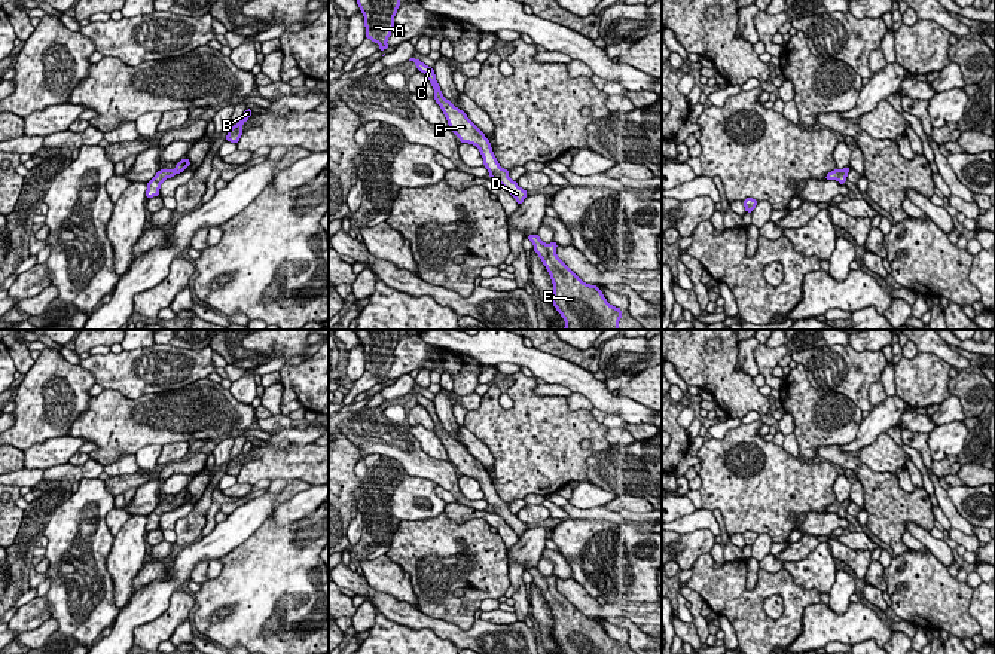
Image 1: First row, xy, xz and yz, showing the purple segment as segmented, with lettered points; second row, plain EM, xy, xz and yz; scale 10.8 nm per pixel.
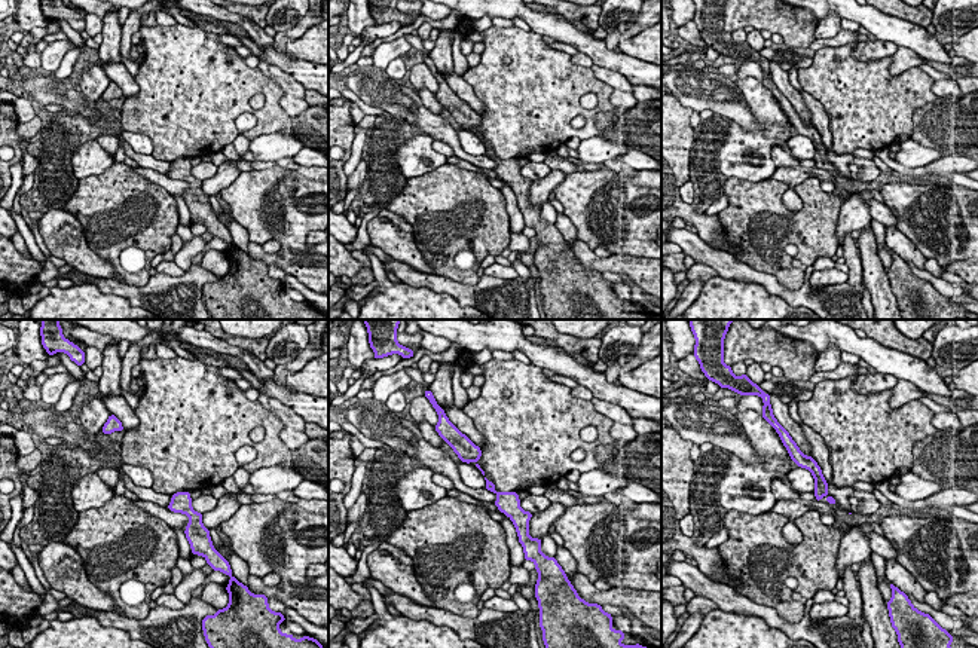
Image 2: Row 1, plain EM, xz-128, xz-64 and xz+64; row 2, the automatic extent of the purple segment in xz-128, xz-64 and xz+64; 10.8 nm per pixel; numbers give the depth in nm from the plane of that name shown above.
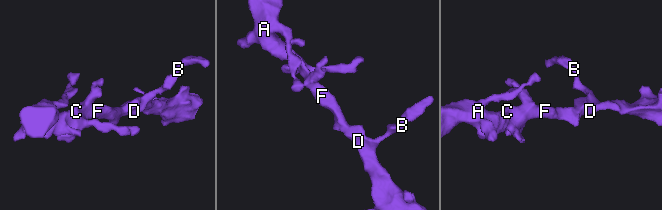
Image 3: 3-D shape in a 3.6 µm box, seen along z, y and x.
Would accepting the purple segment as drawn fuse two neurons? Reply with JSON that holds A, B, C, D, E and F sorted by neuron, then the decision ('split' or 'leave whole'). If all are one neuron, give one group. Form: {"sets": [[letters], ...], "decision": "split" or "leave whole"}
{"sets": [["A", "B", "C", "D", "E", "F"]], "decision": "leave whole"}

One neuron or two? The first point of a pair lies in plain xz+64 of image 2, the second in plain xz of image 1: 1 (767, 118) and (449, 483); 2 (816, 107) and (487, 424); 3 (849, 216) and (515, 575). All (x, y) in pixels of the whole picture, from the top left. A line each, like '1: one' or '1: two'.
1: two
2: two
3: two

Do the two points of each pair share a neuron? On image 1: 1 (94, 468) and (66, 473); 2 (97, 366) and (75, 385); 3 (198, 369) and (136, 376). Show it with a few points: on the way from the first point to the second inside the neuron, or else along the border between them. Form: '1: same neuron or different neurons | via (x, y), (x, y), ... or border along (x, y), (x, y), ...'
1: same neuron | via (87, 470), (73, 473)
2: different neurons | border along (78, 364), (84, 366), (94, 376), (95, 382)
3: same neuron | via (183, 369), (150, 370)

